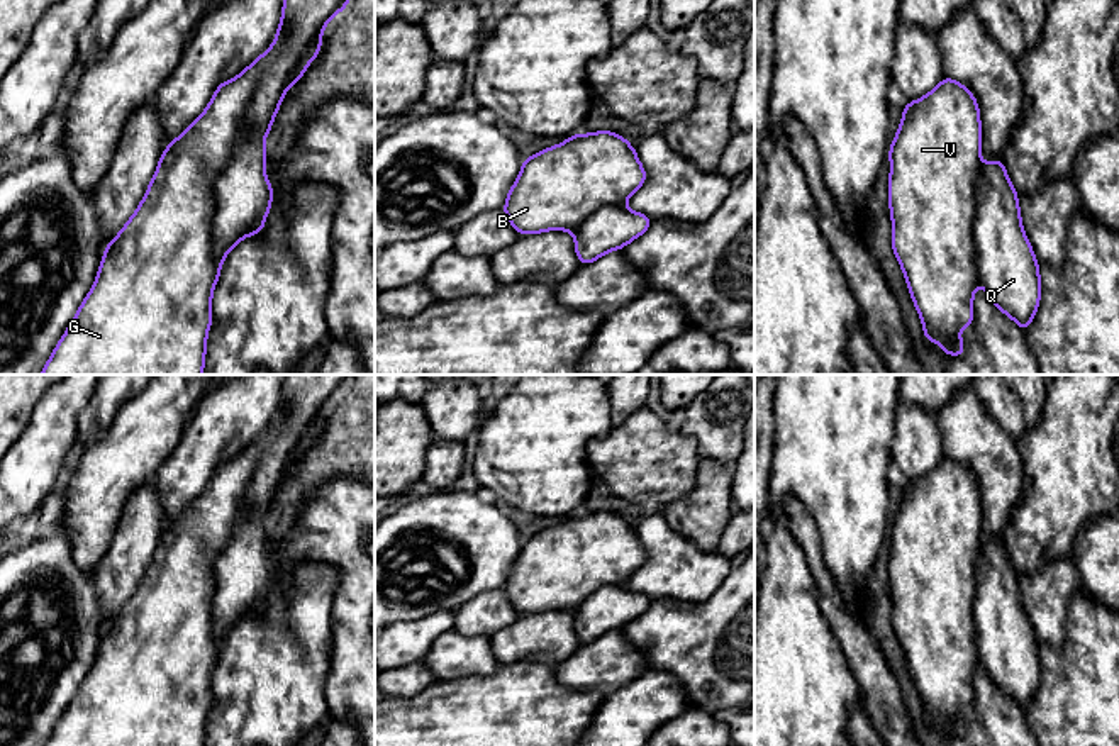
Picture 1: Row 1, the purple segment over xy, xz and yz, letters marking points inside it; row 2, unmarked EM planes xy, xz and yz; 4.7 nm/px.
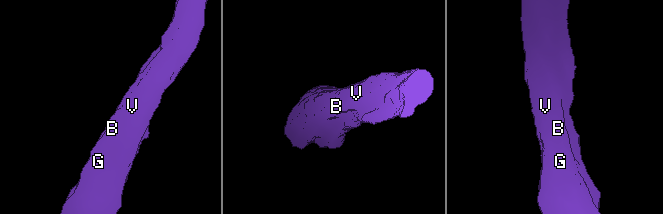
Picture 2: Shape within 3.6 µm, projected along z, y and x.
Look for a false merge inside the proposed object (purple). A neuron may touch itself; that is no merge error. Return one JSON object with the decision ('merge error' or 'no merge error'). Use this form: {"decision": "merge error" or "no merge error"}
{"decision": "no merge error"}

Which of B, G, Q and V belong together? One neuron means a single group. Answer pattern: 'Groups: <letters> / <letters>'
Groups: B G Q V

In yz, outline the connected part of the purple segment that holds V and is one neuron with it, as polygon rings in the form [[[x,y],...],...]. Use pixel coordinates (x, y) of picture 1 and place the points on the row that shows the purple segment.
[[[944,76],[927,95],[907,102],[900,127],[888,149],[892,249],[905,275],[926,339],[939,342],[941,354],[948,353],[949,356],[965,353],[960,331],[973,324],[973,293],[978,285],[985,288],[995,307],[1024,331],[1033,322],[1041,298],[1039,264],[1024,234],[1017,192],[1007,176],[1004,161],[982,161],[980,141],[978,102],[965,85]]]

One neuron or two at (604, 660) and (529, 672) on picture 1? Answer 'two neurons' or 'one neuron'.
one neuron

